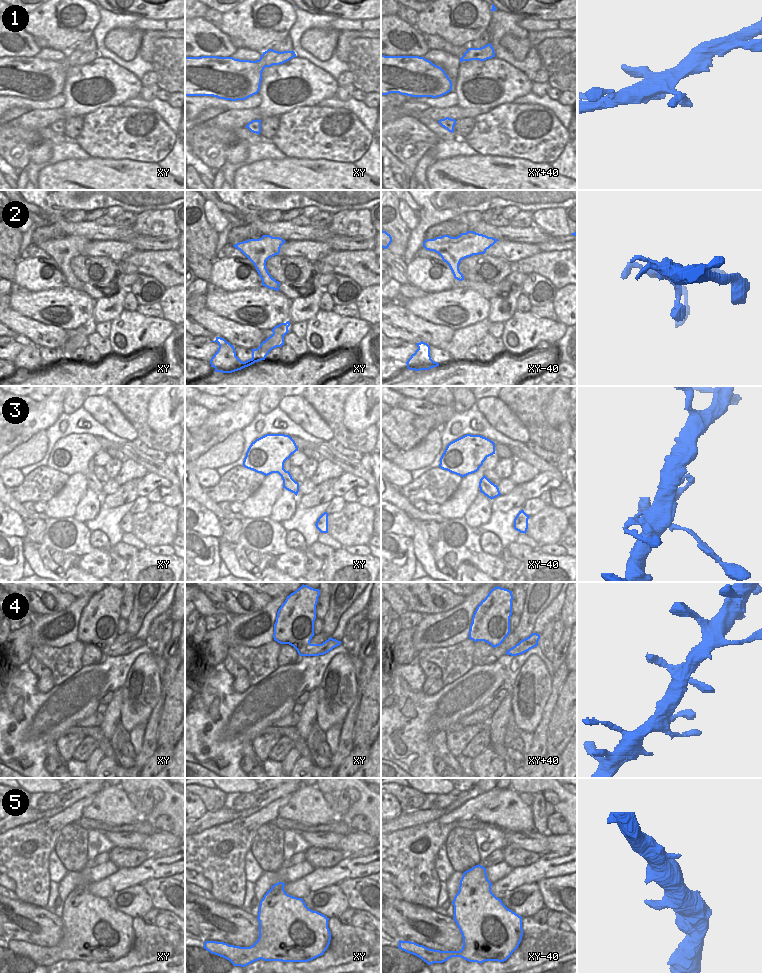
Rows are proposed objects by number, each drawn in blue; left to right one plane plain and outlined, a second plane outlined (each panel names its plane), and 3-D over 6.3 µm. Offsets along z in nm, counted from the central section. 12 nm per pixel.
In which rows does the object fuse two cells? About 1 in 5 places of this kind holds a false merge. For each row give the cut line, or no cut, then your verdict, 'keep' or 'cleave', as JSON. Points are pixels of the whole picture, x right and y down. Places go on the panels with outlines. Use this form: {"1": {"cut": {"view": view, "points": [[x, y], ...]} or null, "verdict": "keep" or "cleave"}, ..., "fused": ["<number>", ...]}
{"1": {"cut": null, "verdict": "keep"}, "2": {"cut": null, "verdict": "keep"}, "3": {"cut": null, "verdict": "keep"}, "4": {"cut": null, "verdict": "keep"}, "5": {"cut": null, "verdict": "keep"}, "fused": []}

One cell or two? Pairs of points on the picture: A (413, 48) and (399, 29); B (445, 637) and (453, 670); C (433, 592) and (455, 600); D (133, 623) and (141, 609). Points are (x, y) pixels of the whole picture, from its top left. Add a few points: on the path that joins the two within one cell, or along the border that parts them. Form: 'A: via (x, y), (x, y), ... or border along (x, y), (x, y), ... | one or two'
A: via (410, 43), (401, 34) | one
B: border along (468, 637), (450, 646), (424, 649) | two
C: via (438, 594), (446, 600), (450, 600) | one
D: via (134, 620), (138, 612) | one

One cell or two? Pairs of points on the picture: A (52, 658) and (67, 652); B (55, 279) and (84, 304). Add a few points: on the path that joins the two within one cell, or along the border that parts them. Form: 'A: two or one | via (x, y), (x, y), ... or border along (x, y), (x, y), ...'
A: one | via (56, 658), (63, 656)
B: two | border along (66, 285), (60, 288), (41, 291)

